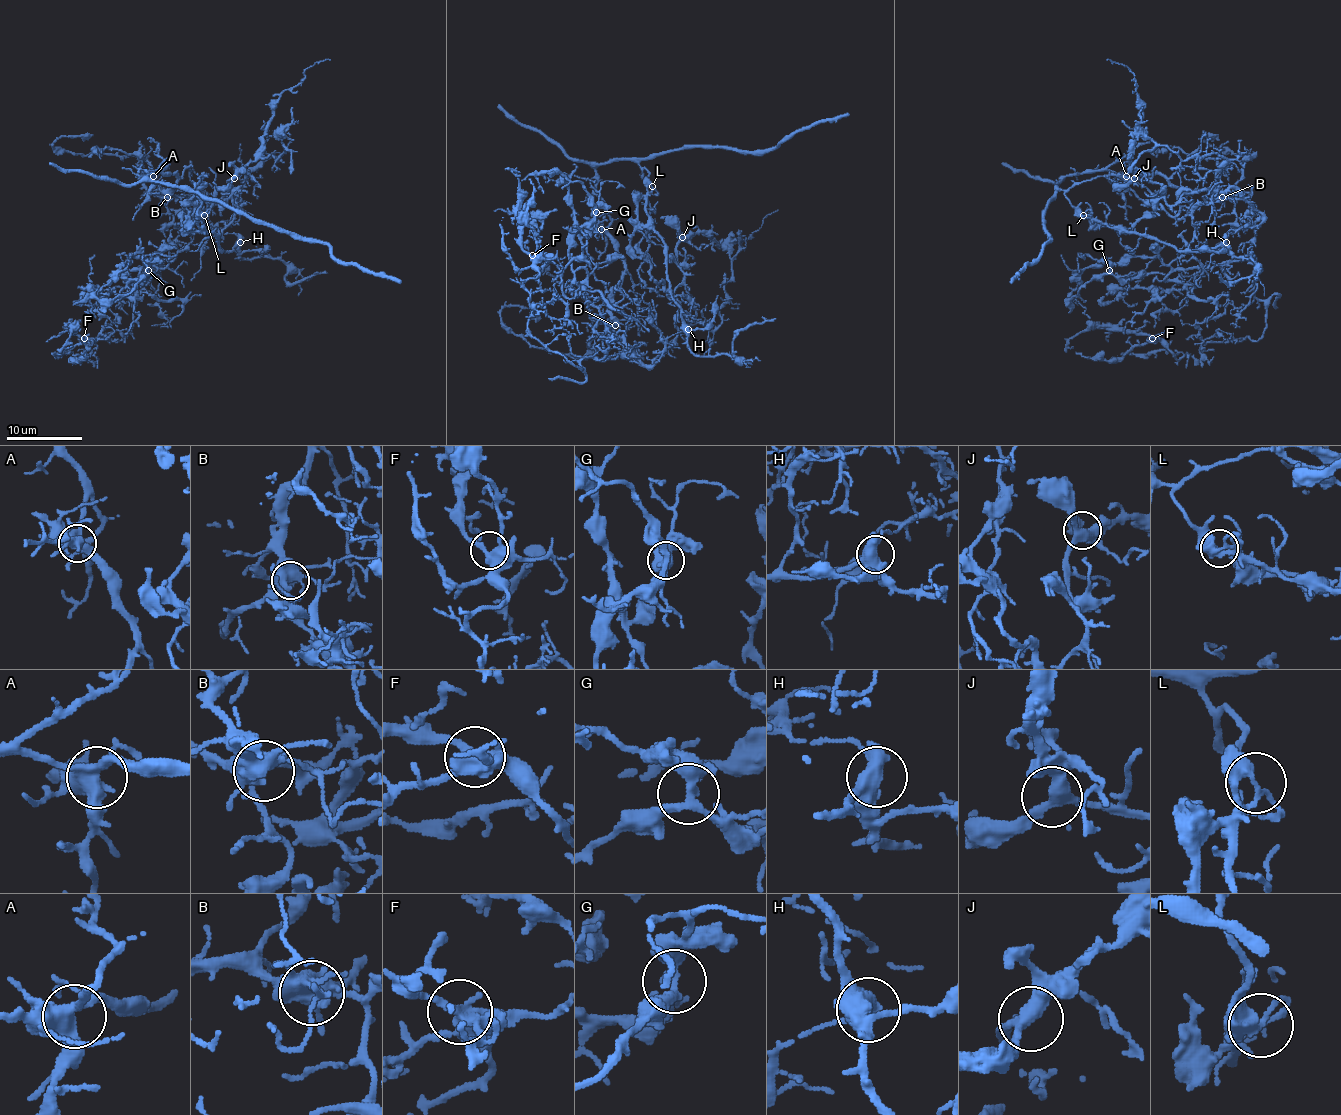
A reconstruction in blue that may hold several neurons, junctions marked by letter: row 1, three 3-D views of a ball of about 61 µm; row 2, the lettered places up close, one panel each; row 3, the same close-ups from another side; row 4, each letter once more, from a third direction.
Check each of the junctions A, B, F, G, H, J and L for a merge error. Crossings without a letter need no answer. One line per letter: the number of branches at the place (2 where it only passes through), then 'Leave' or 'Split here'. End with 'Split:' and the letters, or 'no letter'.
A: Branches: 5. Leave
B: Branches: 7. Leave
F: Branches: 4. Leave
G: Branches: 3. Leave
H: Branches: 3. Leave
J: Branches: 3. Leave
L: Branches: 4. Split here
Split: L

